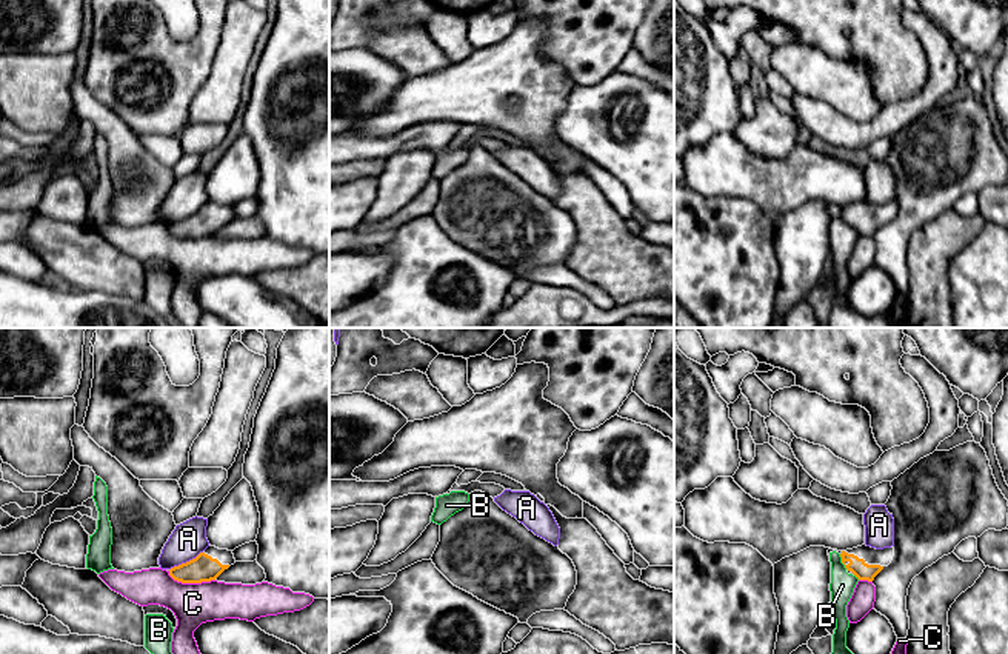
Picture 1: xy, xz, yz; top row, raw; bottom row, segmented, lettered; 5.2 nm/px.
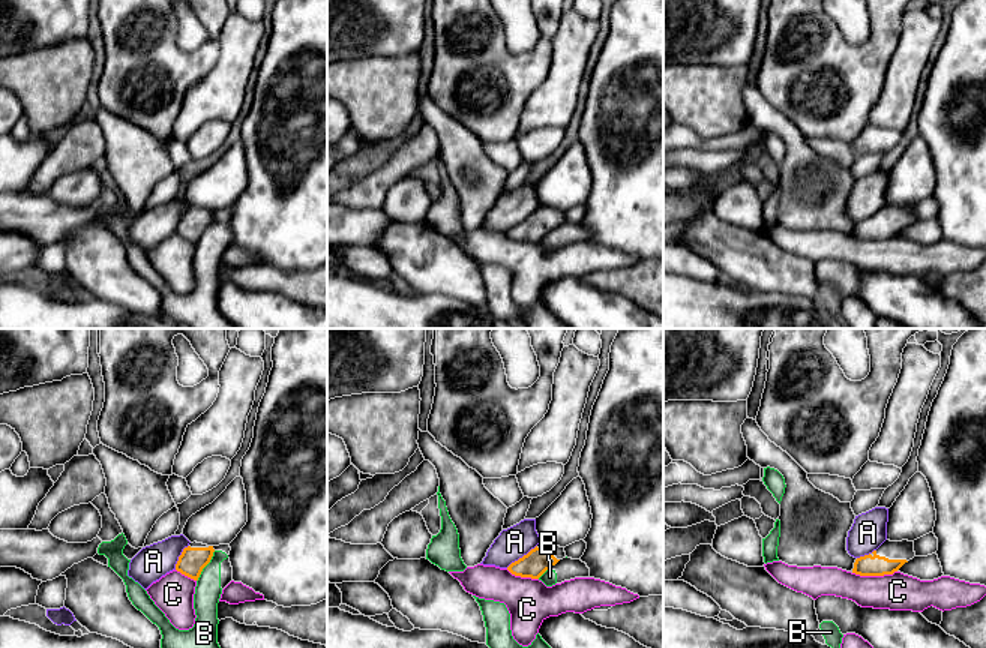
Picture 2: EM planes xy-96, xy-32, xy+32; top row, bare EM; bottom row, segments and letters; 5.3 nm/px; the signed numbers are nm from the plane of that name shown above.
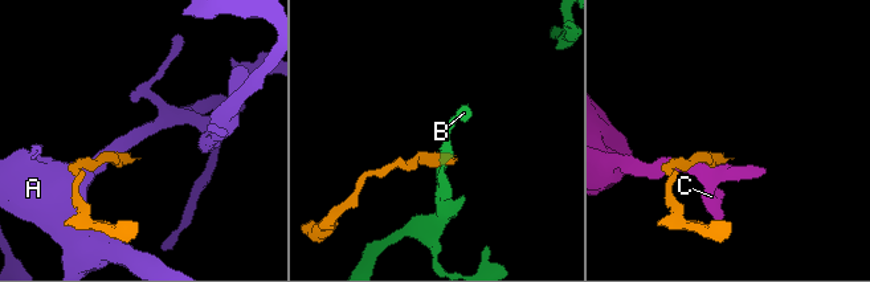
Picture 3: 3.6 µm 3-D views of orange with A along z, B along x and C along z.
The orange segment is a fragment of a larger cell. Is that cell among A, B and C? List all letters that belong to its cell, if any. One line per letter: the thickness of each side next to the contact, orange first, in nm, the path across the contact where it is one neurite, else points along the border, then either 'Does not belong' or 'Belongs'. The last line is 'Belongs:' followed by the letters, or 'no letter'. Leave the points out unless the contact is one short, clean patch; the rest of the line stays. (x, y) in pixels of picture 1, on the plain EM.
A: Thickness 140 nm (orange) against 180 nm. Does not belong
B: Thickness 90 nm (orange) against 130 nm. Boundary: yz (839, 210), (847, 223). Does not belong
C: Thickness 140 nm (orange) against 220 nm. Boundary: xy (168, 226), (182, 237), (210, 237), (214, 234). Does not belong
Belongs: no letter

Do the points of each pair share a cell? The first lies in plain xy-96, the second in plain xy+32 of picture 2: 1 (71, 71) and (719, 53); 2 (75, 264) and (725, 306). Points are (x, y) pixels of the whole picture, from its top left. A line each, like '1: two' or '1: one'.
1: two
2: two

